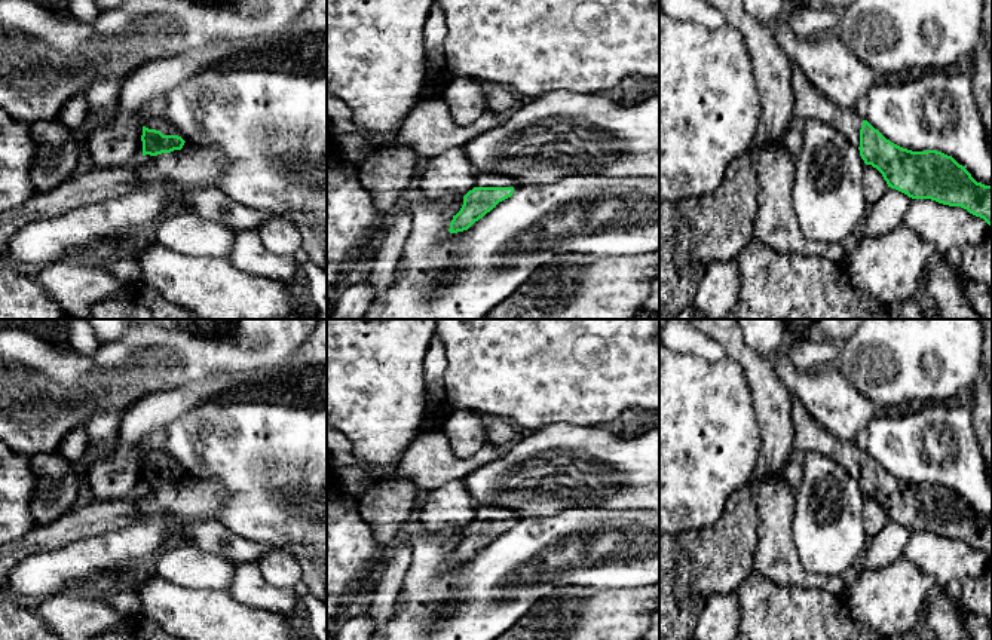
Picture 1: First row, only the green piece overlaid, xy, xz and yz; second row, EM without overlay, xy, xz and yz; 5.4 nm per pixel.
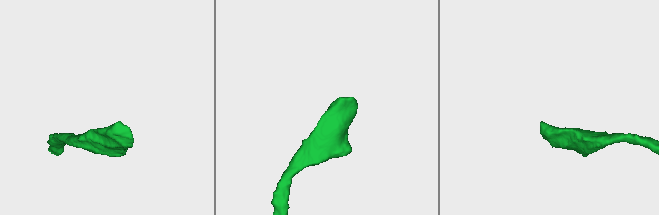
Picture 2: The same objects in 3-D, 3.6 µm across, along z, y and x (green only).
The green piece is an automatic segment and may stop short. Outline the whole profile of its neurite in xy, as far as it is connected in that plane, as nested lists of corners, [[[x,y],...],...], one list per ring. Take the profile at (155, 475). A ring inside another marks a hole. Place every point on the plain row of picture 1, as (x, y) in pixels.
[[[162,448],[146,453],[141,474],[143,489],[157,489],[174,483],[181,483],[186,475],[175,459]]]

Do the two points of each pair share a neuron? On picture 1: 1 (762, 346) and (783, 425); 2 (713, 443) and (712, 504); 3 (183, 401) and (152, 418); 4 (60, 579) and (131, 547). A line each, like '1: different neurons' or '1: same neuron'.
1: different neurons
2: same neuron
3: same neuron
4: same neuron

